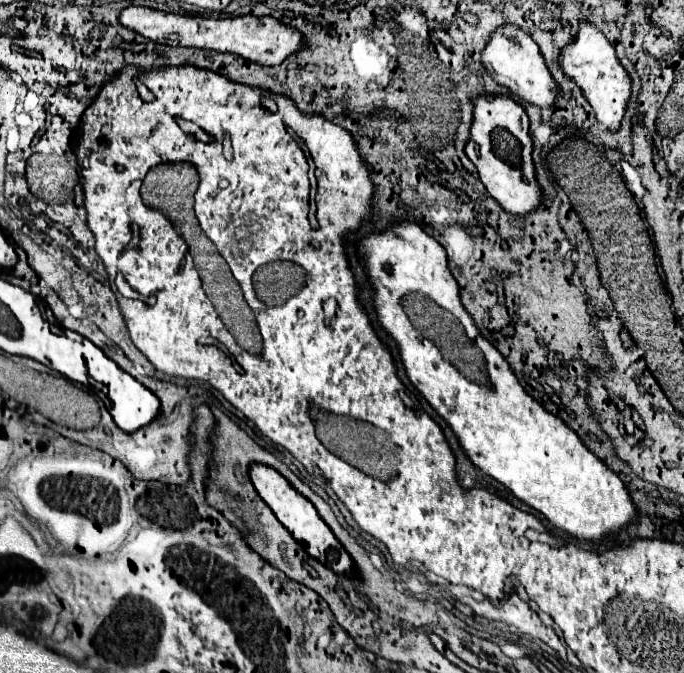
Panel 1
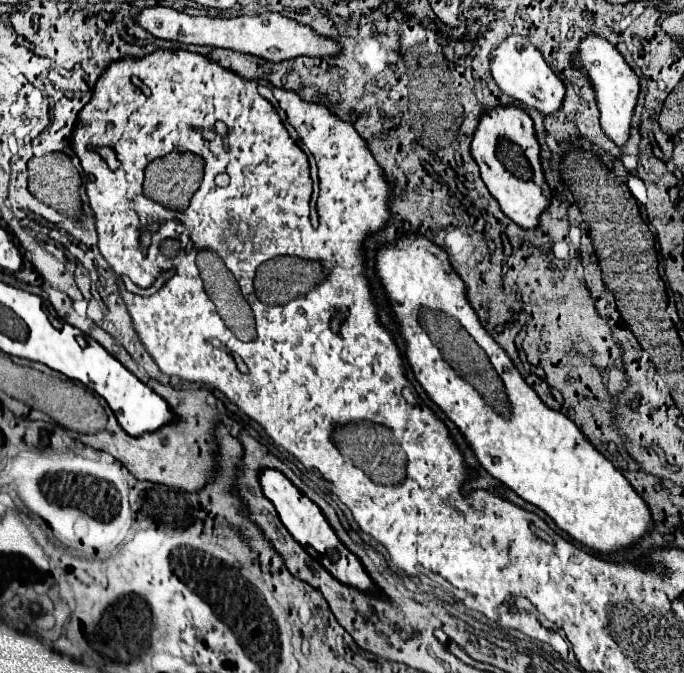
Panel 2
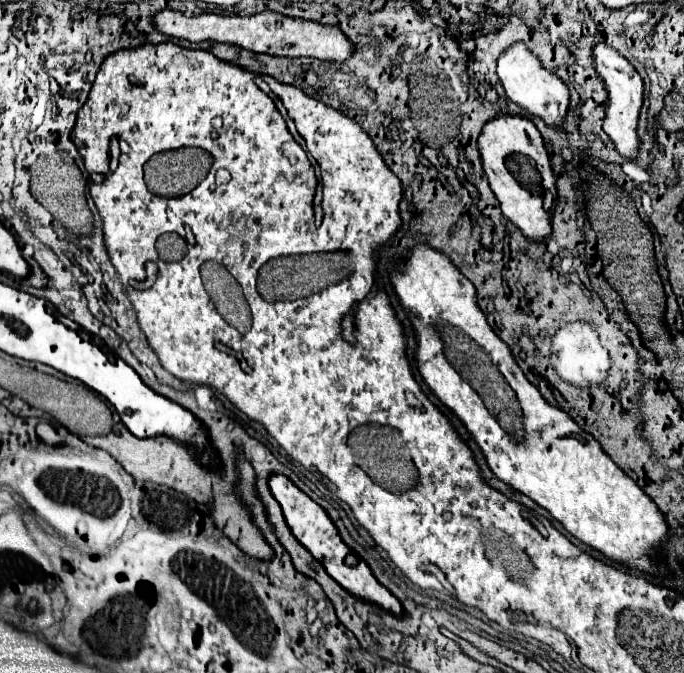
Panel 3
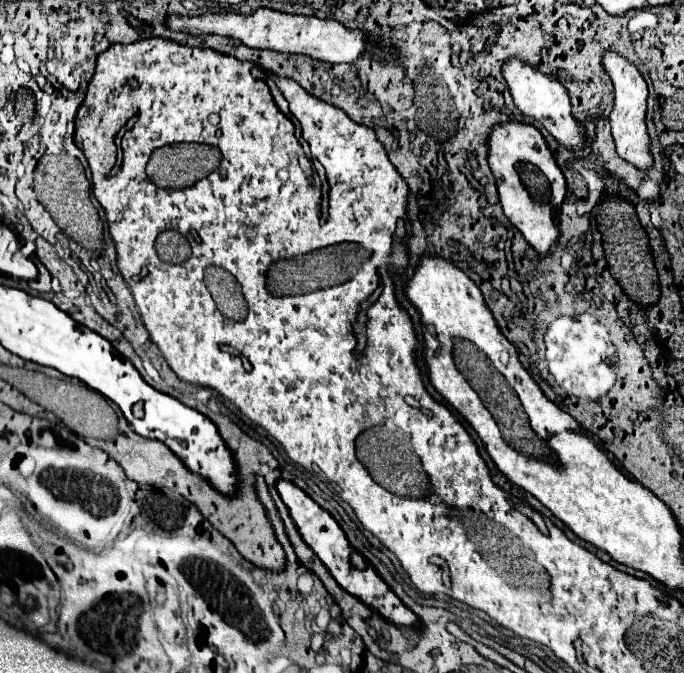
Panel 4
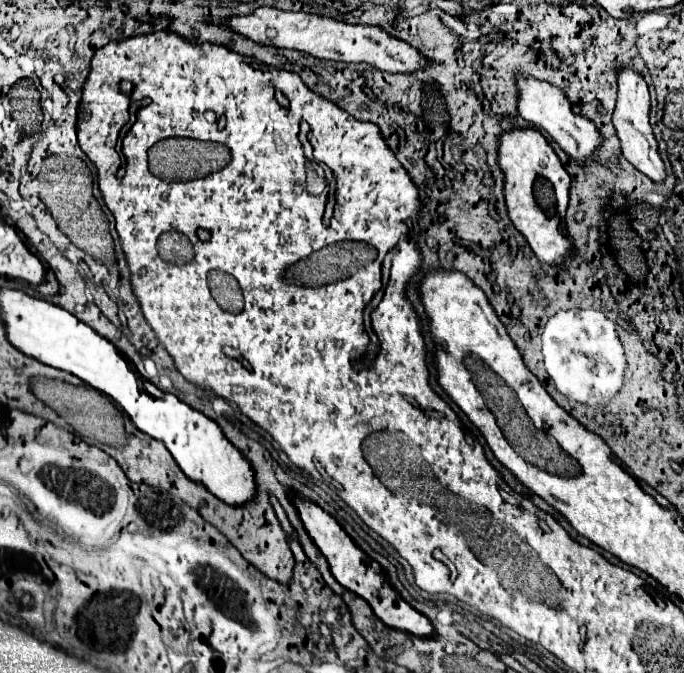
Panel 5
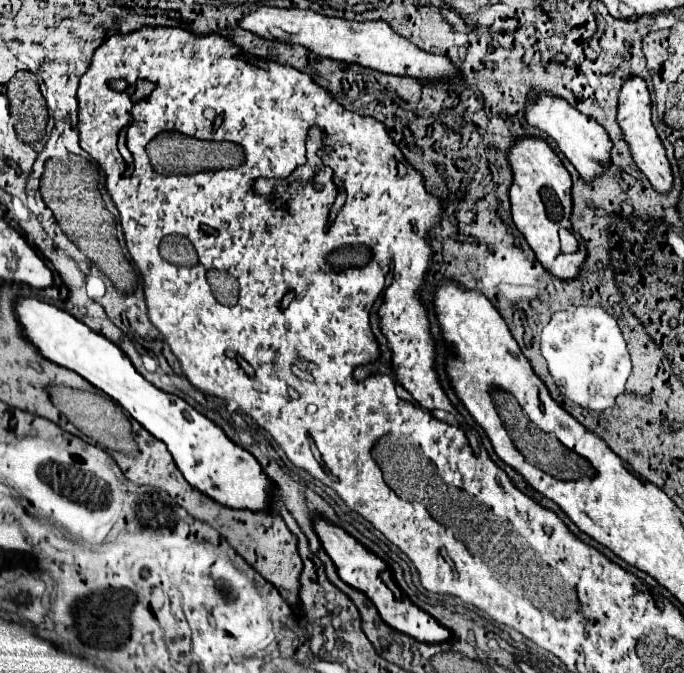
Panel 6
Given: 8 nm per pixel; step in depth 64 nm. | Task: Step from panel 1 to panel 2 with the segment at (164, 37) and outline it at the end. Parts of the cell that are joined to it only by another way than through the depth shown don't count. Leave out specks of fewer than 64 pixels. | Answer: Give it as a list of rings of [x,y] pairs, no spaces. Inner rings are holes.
[[[156,6],[156,8],[142,8],[134,14],[134,22],[142,26],[148,34],[162,40],[172,40],[180,44],[196,44],[196,46],[214,46],[214,48],[228,48],[242,54],[252,54],[264,58],[268,62],[284,62],[296,56],[328,56],[338,54],[340,44],[322,38],[312,28],[302,26],[290,18],[280,14],[260,14],[260,16],[236,16],[236,18],[210,18],[210,16],[188,16],[184,12]]]

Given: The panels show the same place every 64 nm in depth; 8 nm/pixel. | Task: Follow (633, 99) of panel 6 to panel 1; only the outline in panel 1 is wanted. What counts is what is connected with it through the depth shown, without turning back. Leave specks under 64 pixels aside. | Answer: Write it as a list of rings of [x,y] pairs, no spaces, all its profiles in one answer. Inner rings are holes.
[[[580,22],[578,34],[572,42],[568,42],[558,56],[562,72],[578,84],[586,100],[592,104],[596,118],[602,126],[608,126],[608,130],[616,132],[620,128],[622,116],[626,114],[626,104],[630,98],[630,76],[620,66],[612,44],[606,40],[606,36],[592,24],[592,22]]]

